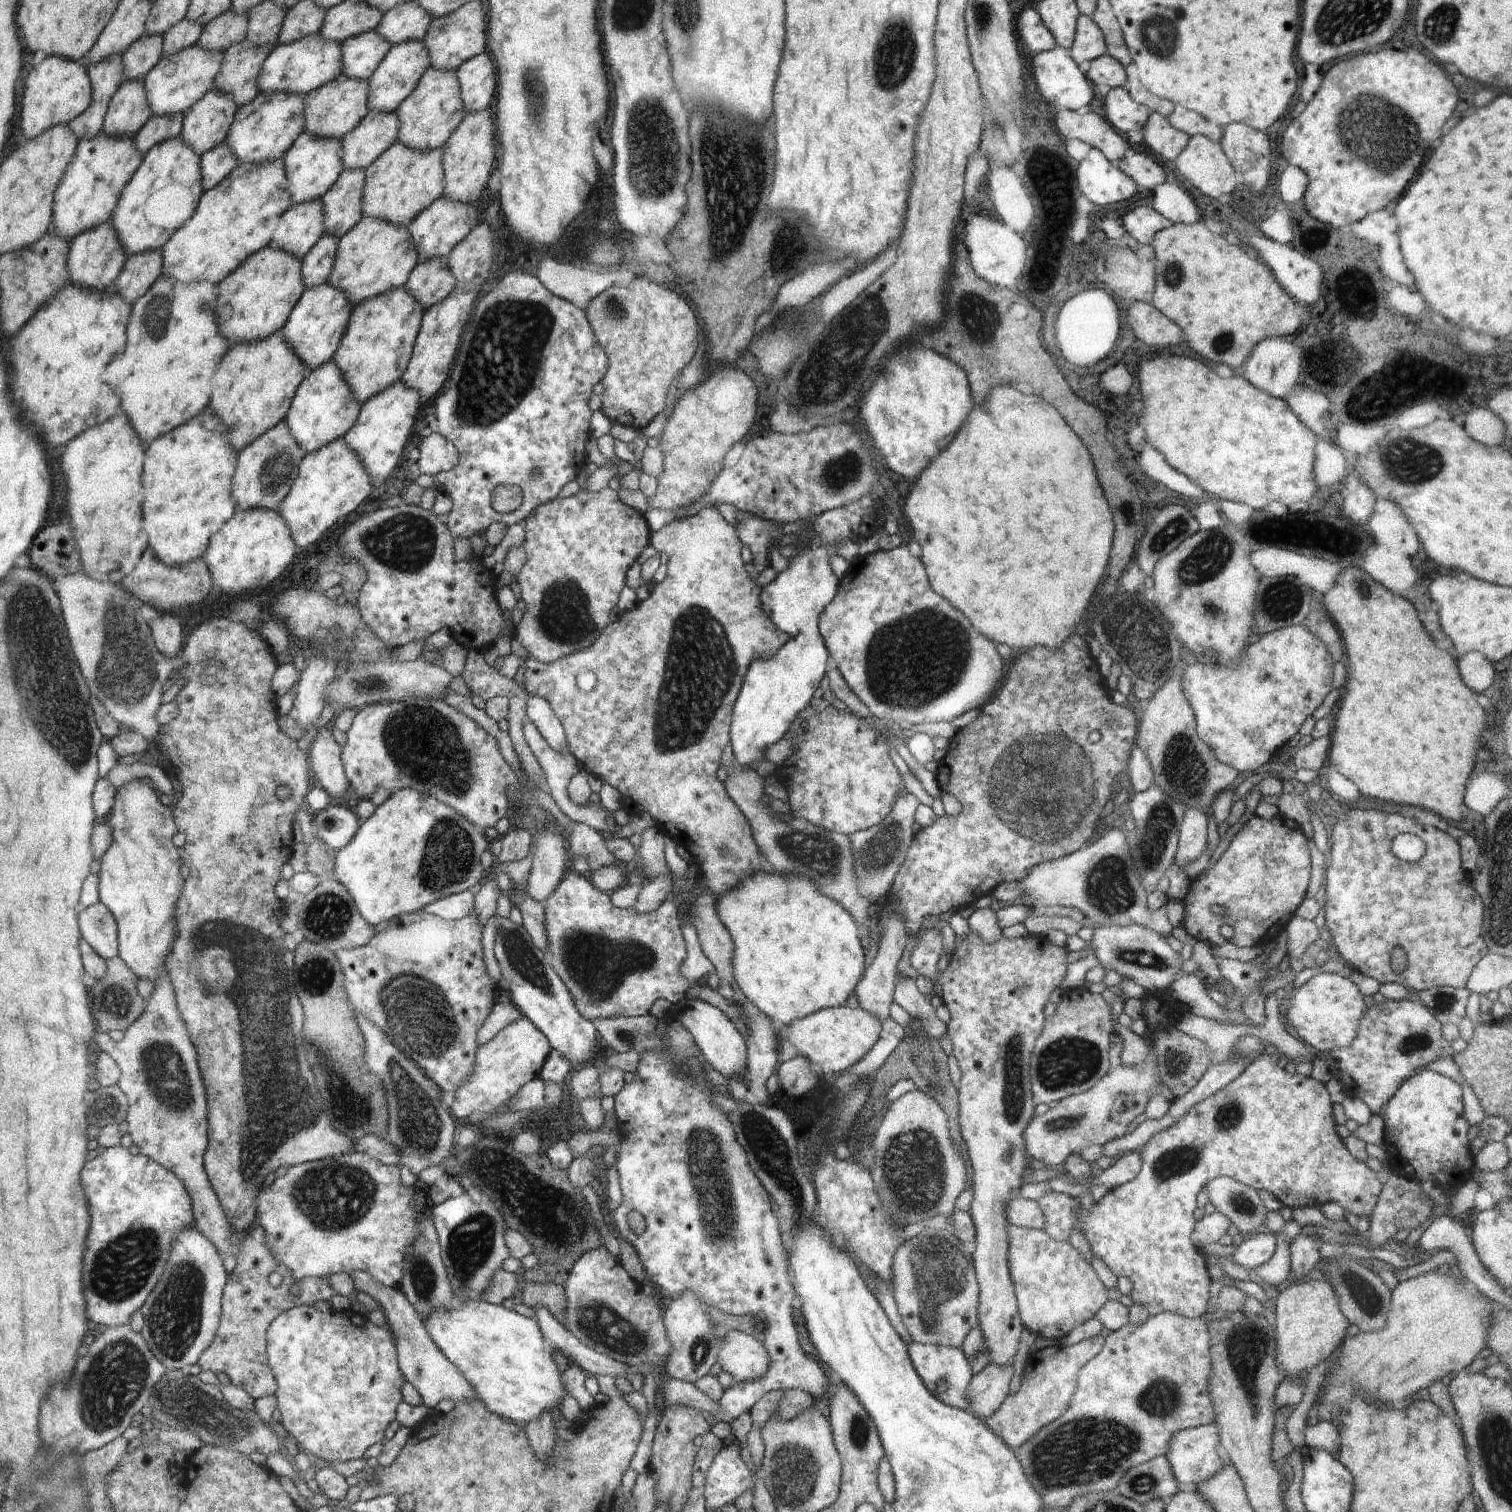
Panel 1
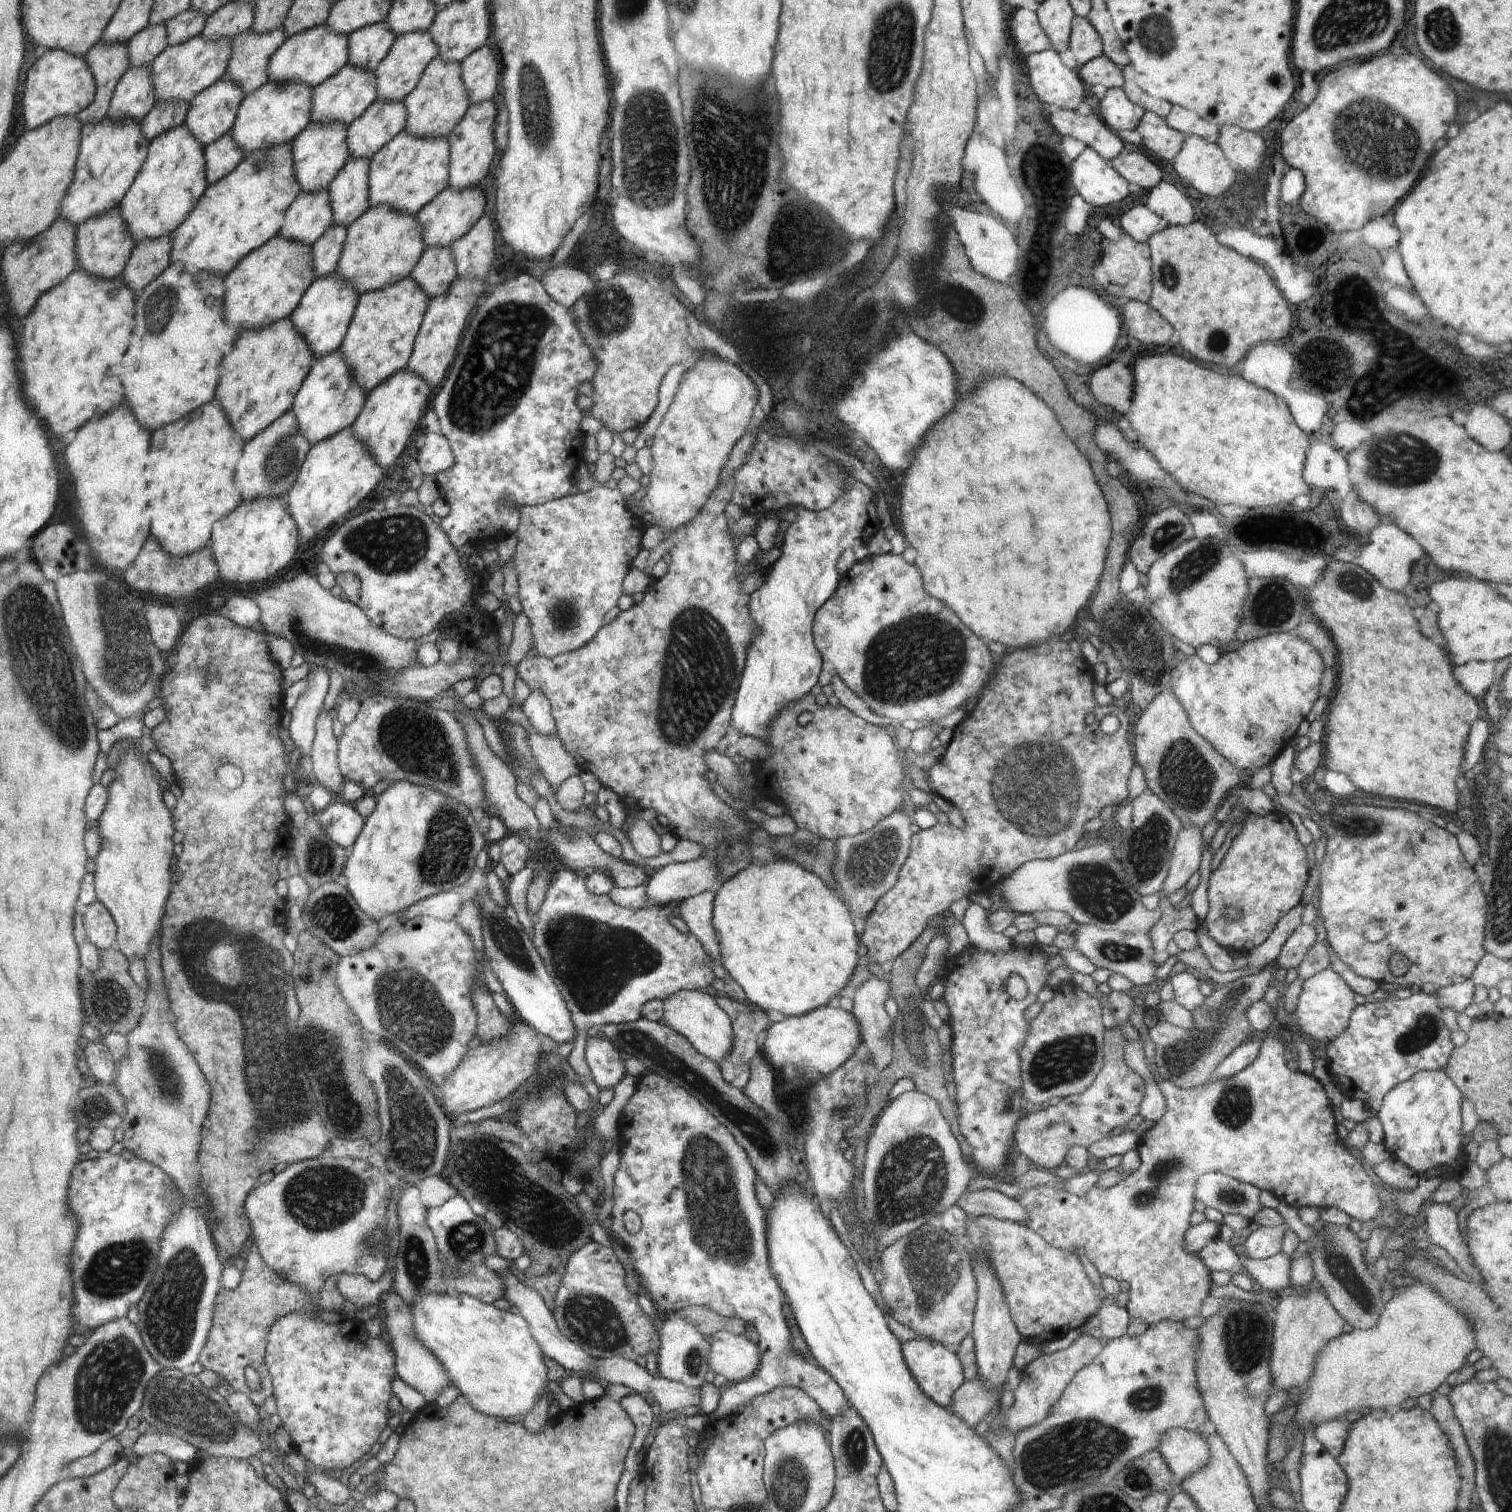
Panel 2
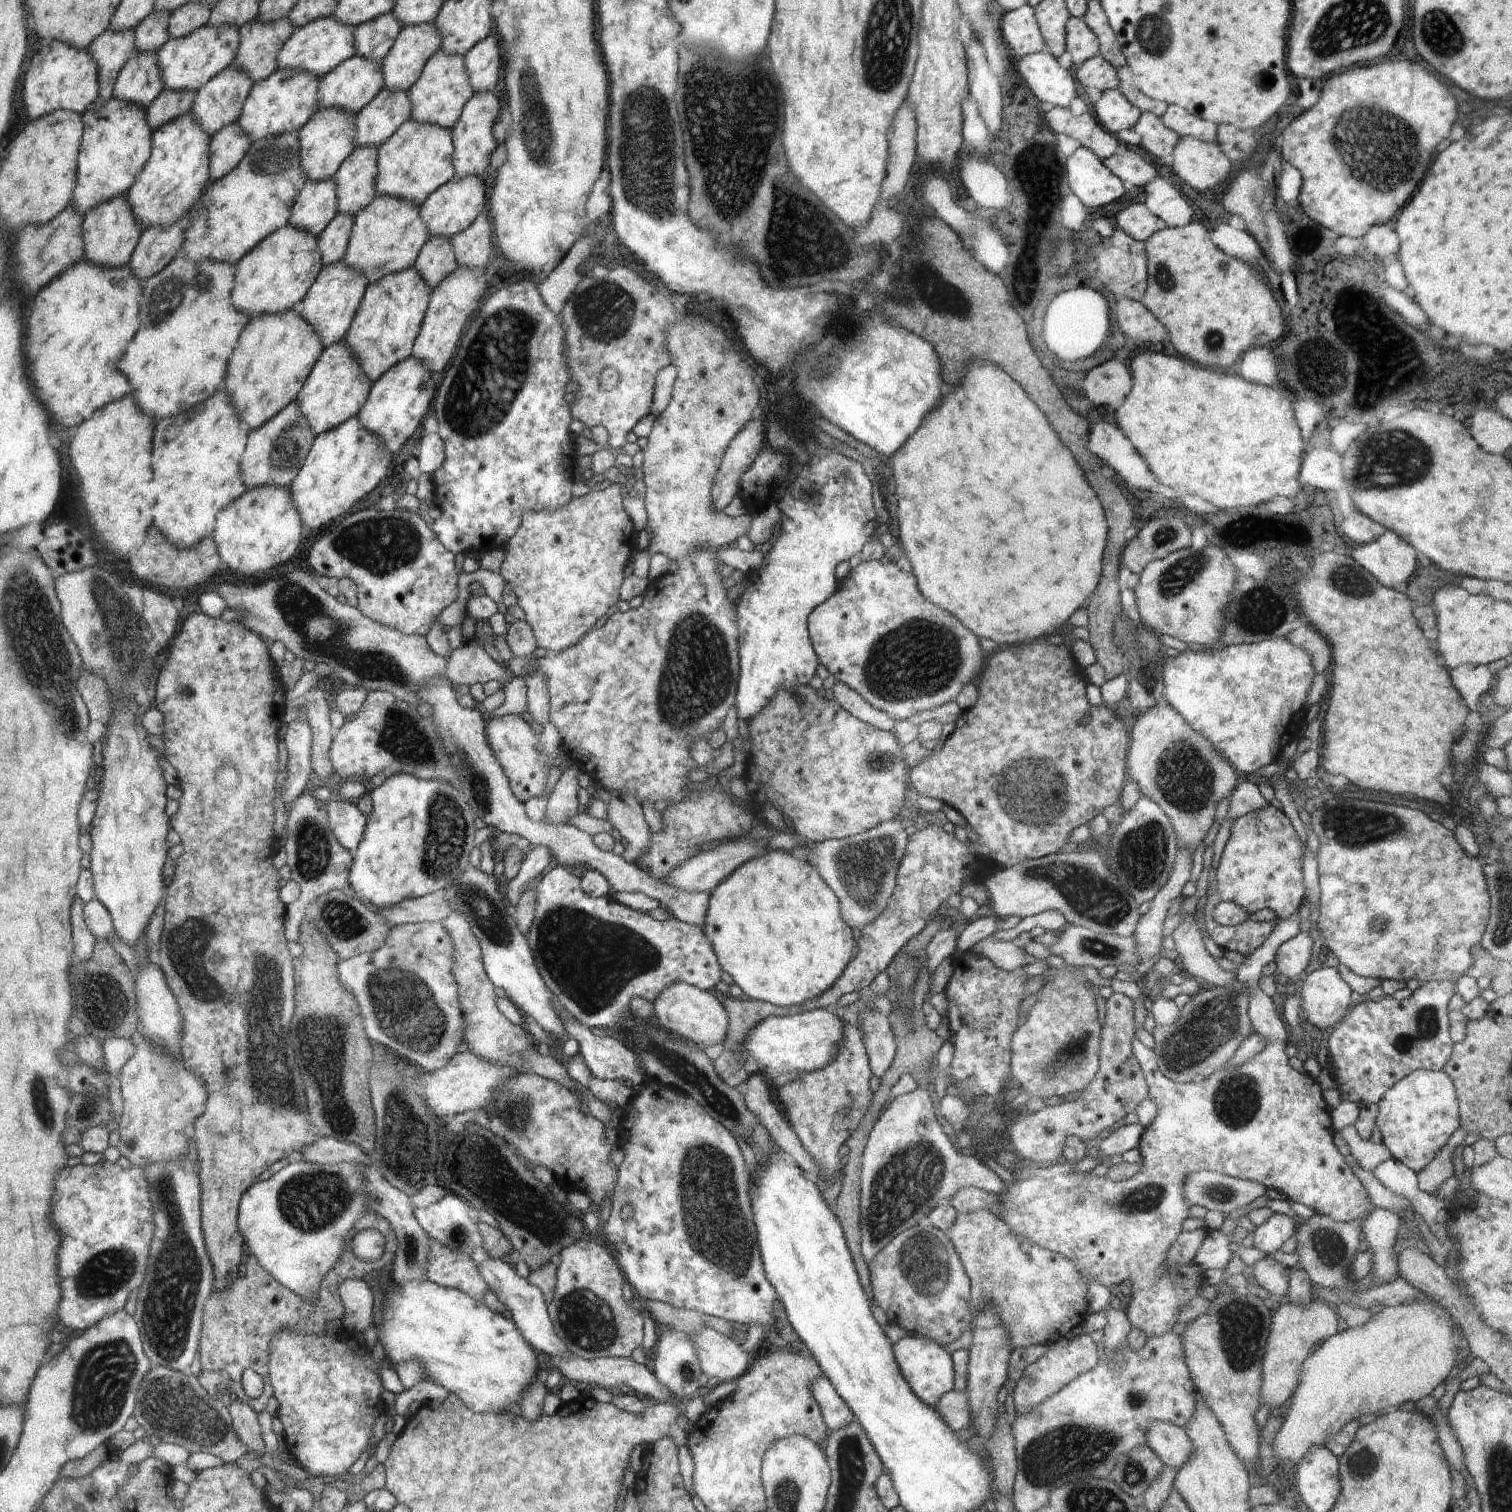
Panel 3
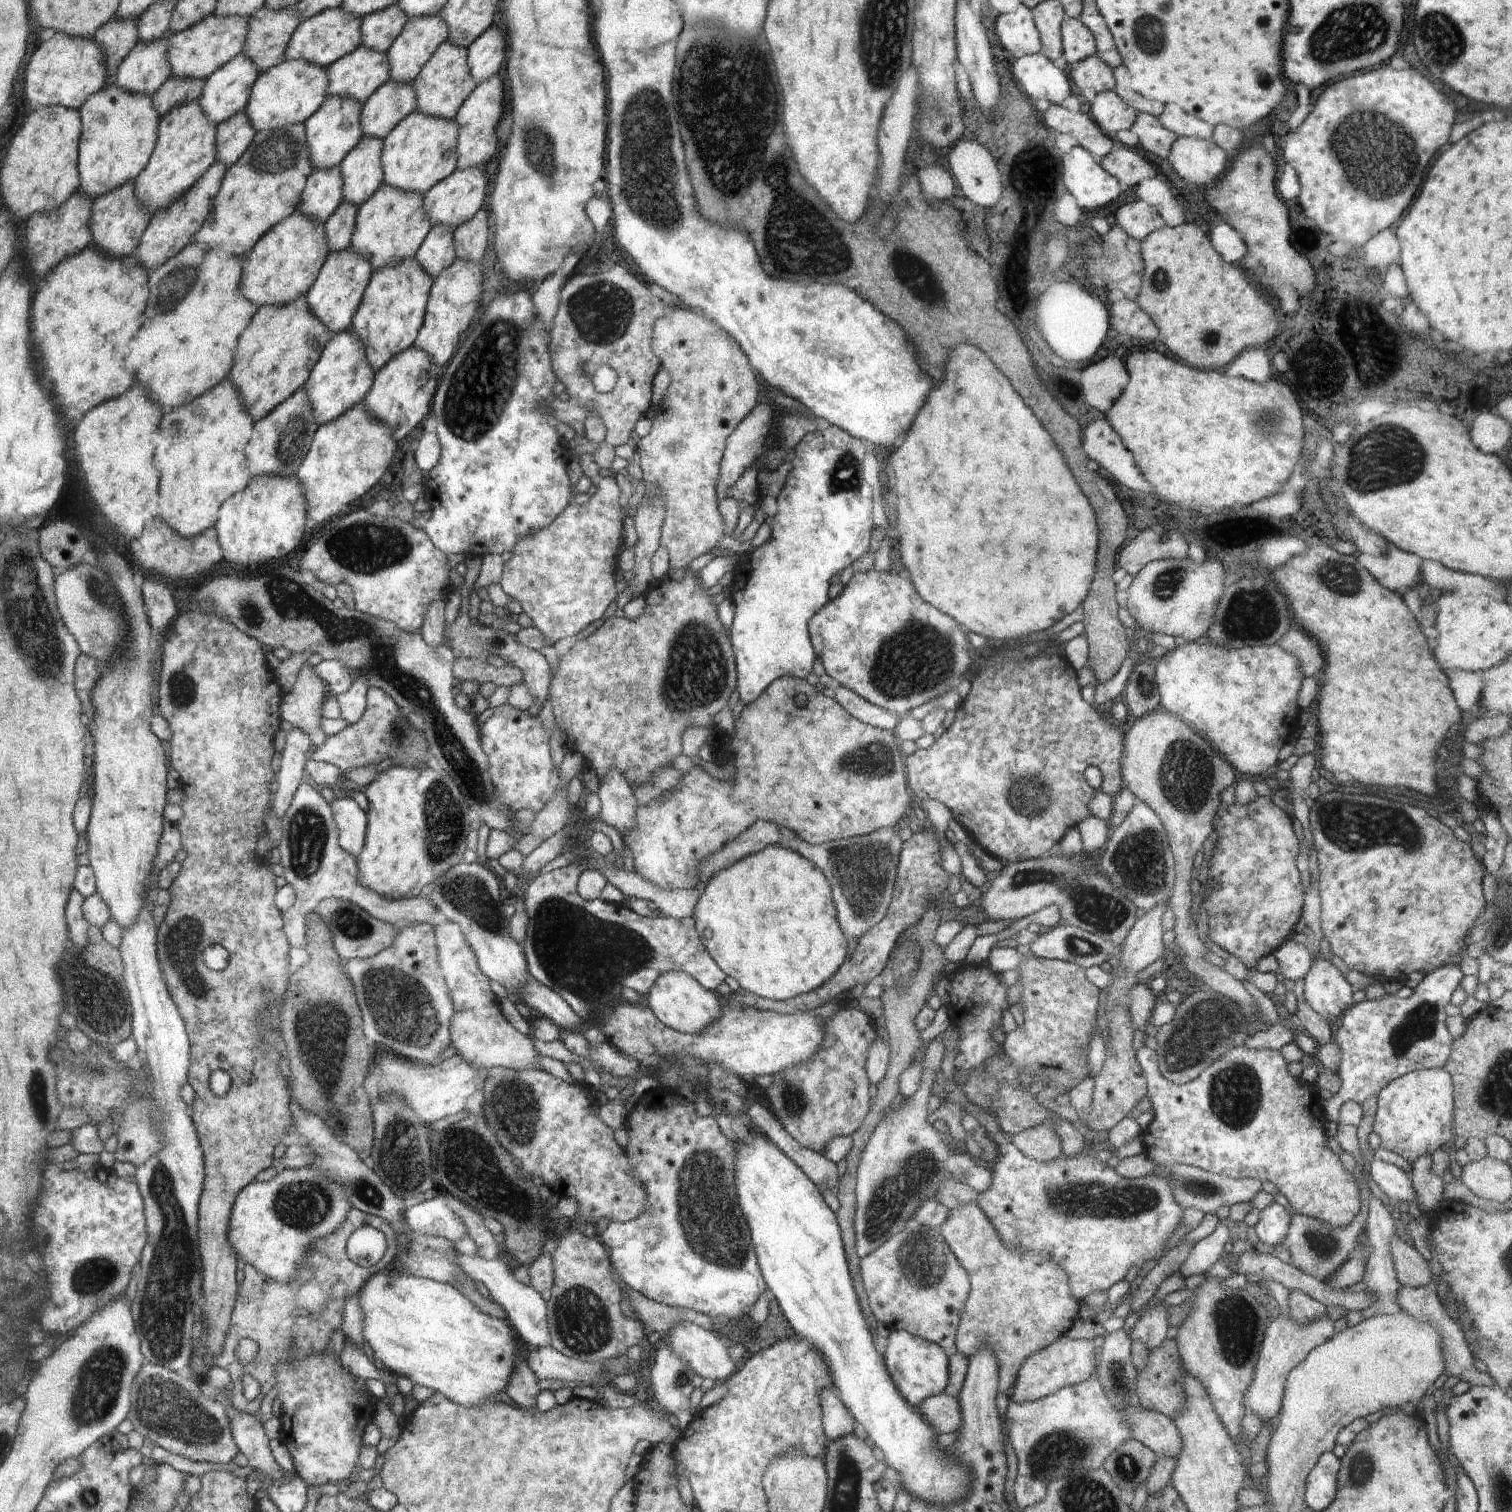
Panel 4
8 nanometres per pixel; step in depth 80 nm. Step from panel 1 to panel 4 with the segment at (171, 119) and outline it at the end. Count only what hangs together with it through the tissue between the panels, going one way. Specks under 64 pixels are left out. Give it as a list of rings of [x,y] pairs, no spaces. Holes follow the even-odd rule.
[[[172,75],[169,80],[154,94],[153,104],[160,116],[166,114],[173,106],[190,102],[190,100],[200,99],[205,80],[194,77],[188,79]]]

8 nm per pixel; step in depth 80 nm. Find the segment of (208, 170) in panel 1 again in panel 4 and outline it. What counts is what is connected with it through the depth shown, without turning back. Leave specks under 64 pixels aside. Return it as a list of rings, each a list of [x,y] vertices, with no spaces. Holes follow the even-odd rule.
[[[245,111],[237,112],[232,118],[225,120],[217,126],[217,158],[226,164],[227,168],[233,165],[248,150],[252,144],[254,135],[257,133]]]

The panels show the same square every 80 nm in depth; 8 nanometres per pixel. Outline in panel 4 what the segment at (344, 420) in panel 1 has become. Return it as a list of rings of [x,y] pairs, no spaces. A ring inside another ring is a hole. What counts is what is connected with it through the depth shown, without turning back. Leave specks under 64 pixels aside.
[[[352,326],[346,331],[332,334],[304,390],[311,400],[311,409],[318,426],[333,422],[334,419],[345,414],[349,408],[362,403],[373,386],[375,376],[376,372],[365,355],[365,345],[358,335],[352,332]]]

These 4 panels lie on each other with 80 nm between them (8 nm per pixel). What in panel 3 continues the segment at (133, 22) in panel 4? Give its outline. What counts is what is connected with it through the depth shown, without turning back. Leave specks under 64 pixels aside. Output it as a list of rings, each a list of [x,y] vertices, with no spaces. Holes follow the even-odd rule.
[[[108,28],[90,43],[88,52],[99,66],[100,94],[95,100],[97,104],[89,109],[97,109],[98,105],[111,98],[117,76],[136,52],[135,38],[132,29],[115,31]]]

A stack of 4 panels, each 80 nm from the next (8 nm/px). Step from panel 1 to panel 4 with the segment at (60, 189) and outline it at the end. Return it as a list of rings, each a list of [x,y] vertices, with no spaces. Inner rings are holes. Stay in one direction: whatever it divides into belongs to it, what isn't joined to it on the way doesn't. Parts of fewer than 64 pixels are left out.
[[[116,78],[112,83],[108,83],[108,85],[106,85],[102,90],[98,91],[93,96],[90,96],[90,99],[86,100],[86,103],[78,109],[78,111],[81,113],[81,124],[82,128],[84,128],[84,132],[81,136],[80,159],[77,164],[77,167],[80,169],[81,179],[81,184],[77,192],[88,195],[91,200],[97,198],[97,196],[105,195],[108,191],[116,190],[116,188],[121,187],[123,184],[134,182],[134,179],[136,179],[137,176],[145,170],[149,159],[153,156],[153,151],[156,150],[158,129],[160,127],[160,118],[162,116],[159,115],[159,112],[156,109],[156,105],[153,104],[153,97],[148,93],[133,93],[127,91],[126,89],[116,85],[114,82],[116,82]]]

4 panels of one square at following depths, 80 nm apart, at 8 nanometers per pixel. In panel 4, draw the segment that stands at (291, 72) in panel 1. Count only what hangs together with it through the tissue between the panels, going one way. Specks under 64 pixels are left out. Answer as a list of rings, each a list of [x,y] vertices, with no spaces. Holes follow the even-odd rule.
[[[342,6],[326,9],[310,18],[304,19],[292,36],[286,59],[304,59],[305,61],[319,64],[324,68],[332,66],[338,59],[344,58],[352,51],[356,51],[364,42],[361,36],[362,18],[345,11]]]

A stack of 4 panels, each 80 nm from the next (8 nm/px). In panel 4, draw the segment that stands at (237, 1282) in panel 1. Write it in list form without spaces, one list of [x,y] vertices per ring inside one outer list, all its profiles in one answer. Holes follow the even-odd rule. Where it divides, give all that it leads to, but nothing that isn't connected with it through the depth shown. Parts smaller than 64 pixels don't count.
[[[350,1208],[341,1228],[333,1234],[318,1239],[309,1252],[308,1260],[301,1264],[300,1275],[292,1283],[277,1283],[273,1278],[261,1273],[251,1264],[241,1265],[244,1279],[238,1291],[237,1307],[232,1314],[222,1352],[215,1358],[211,1366],[220,1366],[230,1373],[235,1384],[233,1395],[227,1405],[238,1411],[252,1413],[262,1412],[262,1404],[270,1400],[270,1392],[278,1386],[278,1363],[287,1363],[296,1367],[307,1357],[324,1353],[330,1345],[330,1336],[334,1330],[340,1330],[344,1318],[344,1305],[347,1299],[356,1295],[365,1282],[392,1264],[397,1254],[396,1230],[387,1220],[379,1216]],[[368,1225],[384,1233],[387,1239],[386,1252],[372,1266],[361,1267],[348,1258],[346,1247],[350,1234],[360,1227]],[[242,1338],[251,1338],[258,1344],[258,1352],[248,1364],[240,1364],[236,1358],[236,1346]],[[250,1374],[258,1381],[260,1393],[251,1402],[244,1398],[242,1378]]]

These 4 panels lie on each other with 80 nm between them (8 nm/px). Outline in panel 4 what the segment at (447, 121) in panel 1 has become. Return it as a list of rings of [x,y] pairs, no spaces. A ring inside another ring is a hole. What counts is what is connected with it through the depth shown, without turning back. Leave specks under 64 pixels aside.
[[[450,41],[442,43],[434,51],[430,60],[420,69],[412,81],[417,89],[417,110],[422,114],[443,119],[454,119],[460,105],[477,85],[476,78],[468,63],[468,48],[459,47]]]

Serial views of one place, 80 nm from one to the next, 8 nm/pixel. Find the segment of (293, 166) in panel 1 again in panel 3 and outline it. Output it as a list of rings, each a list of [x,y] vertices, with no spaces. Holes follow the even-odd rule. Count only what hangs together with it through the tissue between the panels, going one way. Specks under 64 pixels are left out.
[[[324,108],[306,124],[306,128],[298,130],[301,146],[301,164],[308,179],[323,181],[334,176],[341,168],[341,164],[356,150],[355,146],[355,118],[356,114],[348,109]]]

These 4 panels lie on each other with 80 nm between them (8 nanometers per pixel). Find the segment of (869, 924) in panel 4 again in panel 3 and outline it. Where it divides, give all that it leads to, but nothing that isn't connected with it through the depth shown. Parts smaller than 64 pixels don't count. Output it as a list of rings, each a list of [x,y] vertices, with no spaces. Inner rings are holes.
[[[909,815],[876,825],[863,833],[848,839],[828,839],[819,843],[809,843],[796,832],[776,831],[768,843],[772,849],[800,853],[817,868],[827,884],[836,893],[841,906],[841,915],[851,929],[862,930],[877,919],[887,907],[895,887],[895,878],[903,857],[909,836],[905,832]]]

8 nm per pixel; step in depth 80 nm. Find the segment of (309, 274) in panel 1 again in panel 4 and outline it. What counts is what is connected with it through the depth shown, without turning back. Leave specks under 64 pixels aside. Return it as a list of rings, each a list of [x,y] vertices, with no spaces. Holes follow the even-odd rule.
[[[343,200],[325,220],[324,228],[330,252],[350,248],[358,209],[358,205]]]

